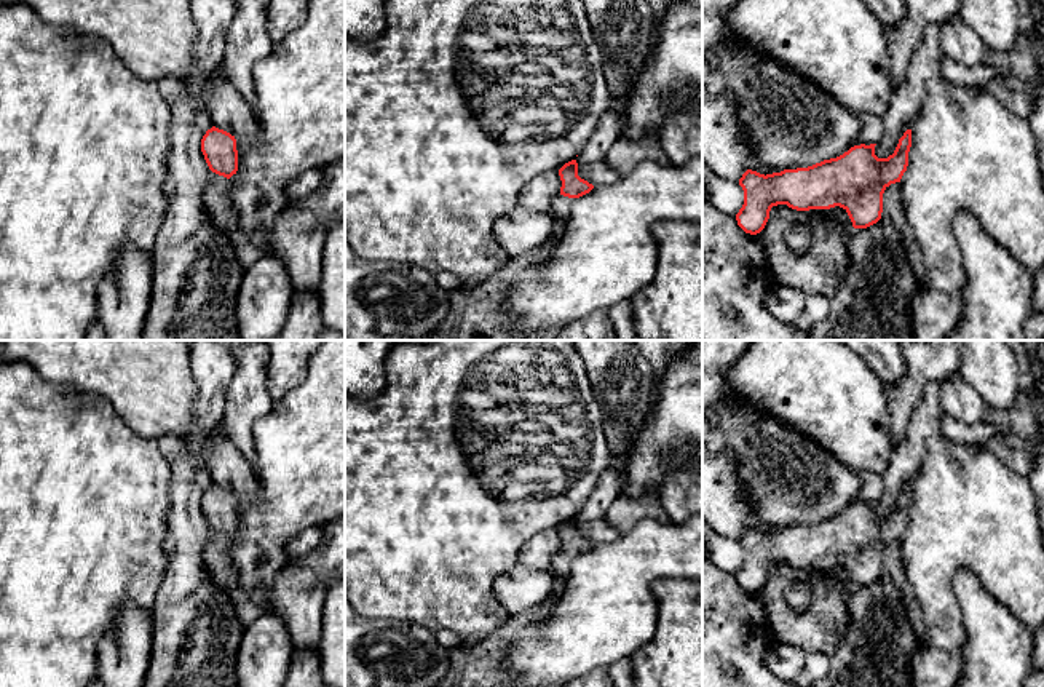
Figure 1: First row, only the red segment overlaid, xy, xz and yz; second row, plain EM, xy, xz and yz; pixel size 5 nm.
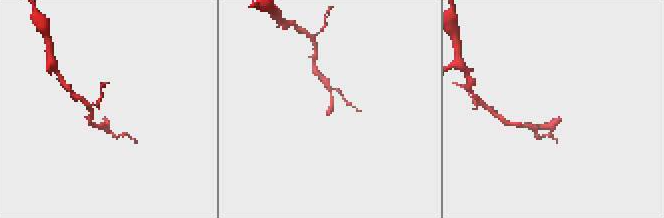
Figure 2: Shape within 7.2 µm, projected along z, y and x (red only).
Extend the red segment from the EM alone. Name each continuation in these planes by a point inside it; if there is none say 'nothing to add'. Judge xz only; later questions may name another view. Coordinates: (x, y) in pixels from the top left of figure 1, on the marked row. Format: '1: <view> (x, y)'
1: xz (561, 206)

